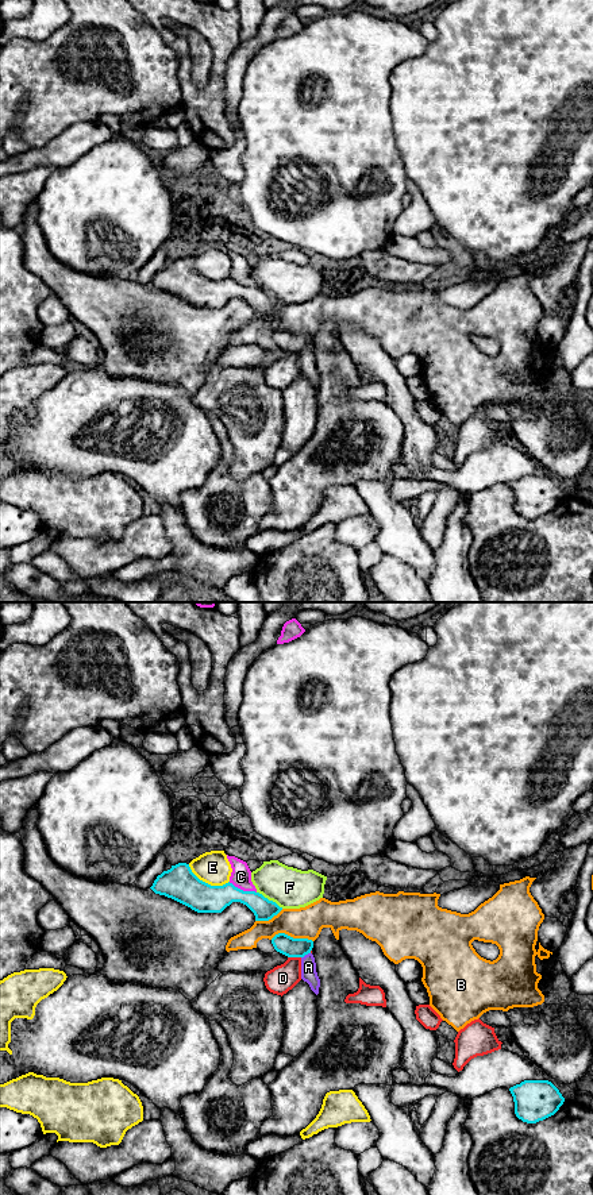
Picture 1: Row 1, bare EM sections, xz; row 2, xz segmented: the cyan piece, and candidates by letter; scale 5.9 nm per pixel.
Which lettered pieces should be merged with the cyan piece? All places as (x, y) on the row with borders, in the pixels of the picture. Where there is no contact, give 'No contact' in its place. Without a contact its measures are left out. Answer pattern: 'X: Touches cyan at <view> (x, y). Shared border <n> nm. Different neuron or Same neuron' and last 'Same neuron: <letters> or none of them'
A: Touches cyan at xz (305, 953). Shared border 70 nm. Same neuron
B: Touches cyan at xz (292, 937). Shared border 260 nm. Different neuron
C: Touches cyan at xz (242, 890). Shared border 180 nm. Different neuron
D: Touches cyan at xz (295, 956). Shared border 80 nm. Different neuron
E: Touches cyan at xz (207, 883). Shared border 260 nm. Different neuron
F: Touches cyan at xz (270, 901). Shared border 190 nm. Different neuron
Same neuron: A

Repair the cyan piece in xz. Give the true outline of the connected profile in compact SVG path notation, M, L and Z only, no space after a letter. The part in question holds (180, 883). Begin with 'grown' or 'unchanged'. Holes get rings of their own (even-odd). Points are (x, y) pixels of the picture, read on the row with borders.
unchanged | M178 863L163 871L150 888L197 913L222 913L232 902L240 902L254 913L255 921L269 921L282 910L262 894L243 891L230 882L223 886L211 886L200 880L186 863Z

